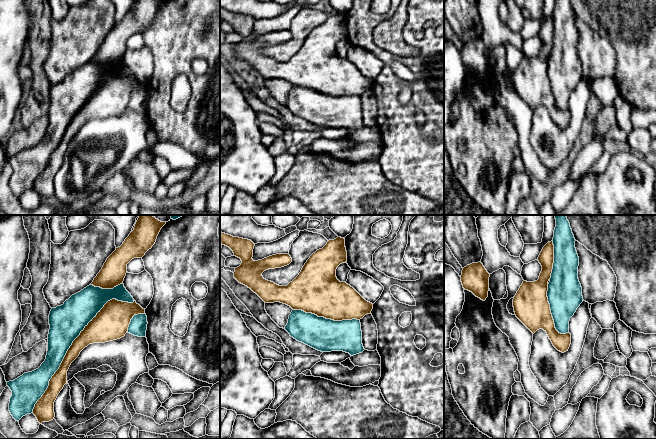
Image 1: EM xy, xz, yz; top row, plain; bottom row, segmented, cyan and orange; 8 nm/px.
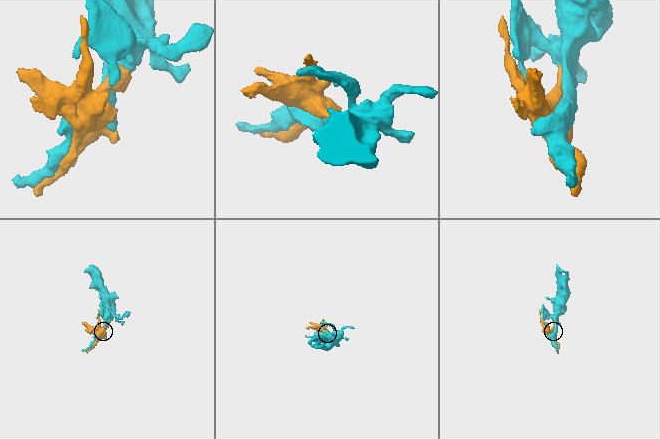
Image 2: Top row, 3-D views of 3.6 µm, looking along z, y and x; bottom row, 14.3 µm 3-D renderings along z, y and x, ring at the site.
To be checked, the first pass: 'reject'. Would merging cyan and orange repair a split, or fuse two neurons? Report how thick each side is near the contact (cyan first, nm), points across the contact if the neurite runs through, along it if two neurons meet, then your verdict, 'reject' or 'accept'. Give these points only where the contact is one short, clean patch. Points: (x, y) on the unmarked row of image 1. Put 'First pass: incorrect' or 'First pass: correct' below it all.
280/200 nm | reject
First pass: correct

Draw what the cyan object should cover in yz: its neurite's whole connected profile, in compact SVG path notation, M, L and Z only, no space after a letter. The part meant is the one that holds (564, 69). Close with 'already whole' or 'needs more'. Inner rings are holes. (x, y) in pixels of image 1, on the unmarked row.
M556 0L553 13L554 39L547 73L556 106L569 109L569 97L583 78L578 55L579 33L570 0Z | already whole

